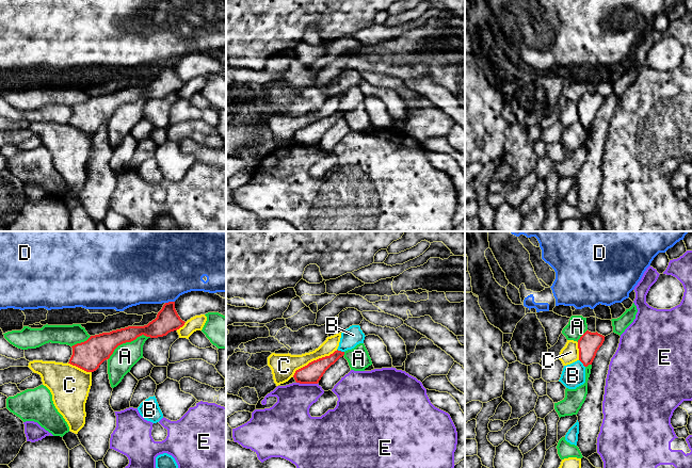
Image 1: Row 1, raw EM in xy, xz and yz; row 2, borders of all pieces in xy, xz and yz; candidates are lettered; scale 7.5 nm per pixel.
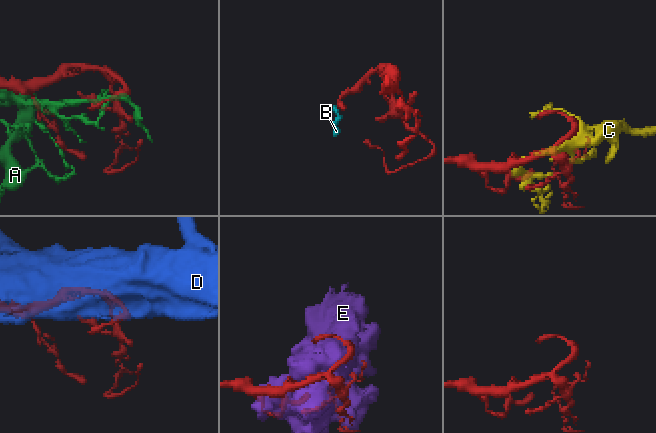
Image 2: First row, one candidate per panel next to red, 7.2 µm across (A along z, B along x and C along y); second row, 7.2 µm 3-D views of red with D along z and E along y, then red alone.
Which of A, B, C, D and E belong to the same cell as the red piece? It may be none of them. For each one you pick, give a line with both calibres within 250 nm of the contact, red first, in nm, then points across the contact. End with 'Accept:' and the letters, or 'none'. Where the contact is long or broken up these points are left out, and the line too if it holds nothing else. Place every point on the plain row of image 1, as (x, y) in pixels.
Accept: none

